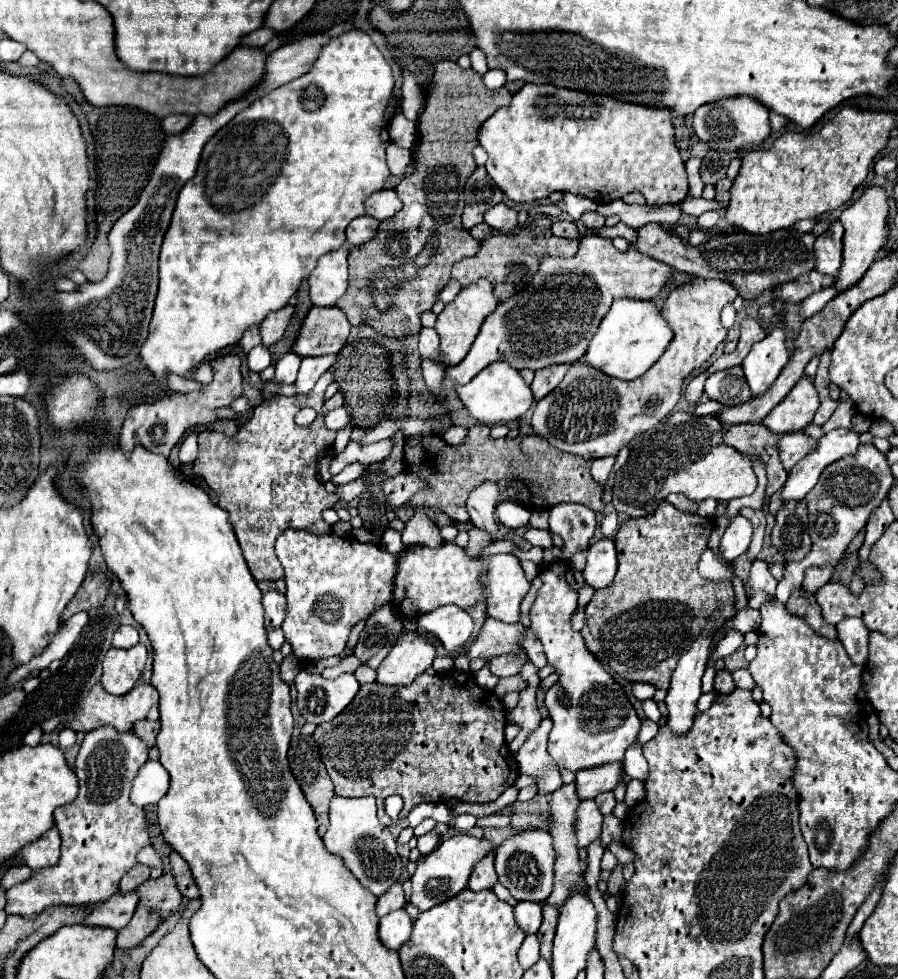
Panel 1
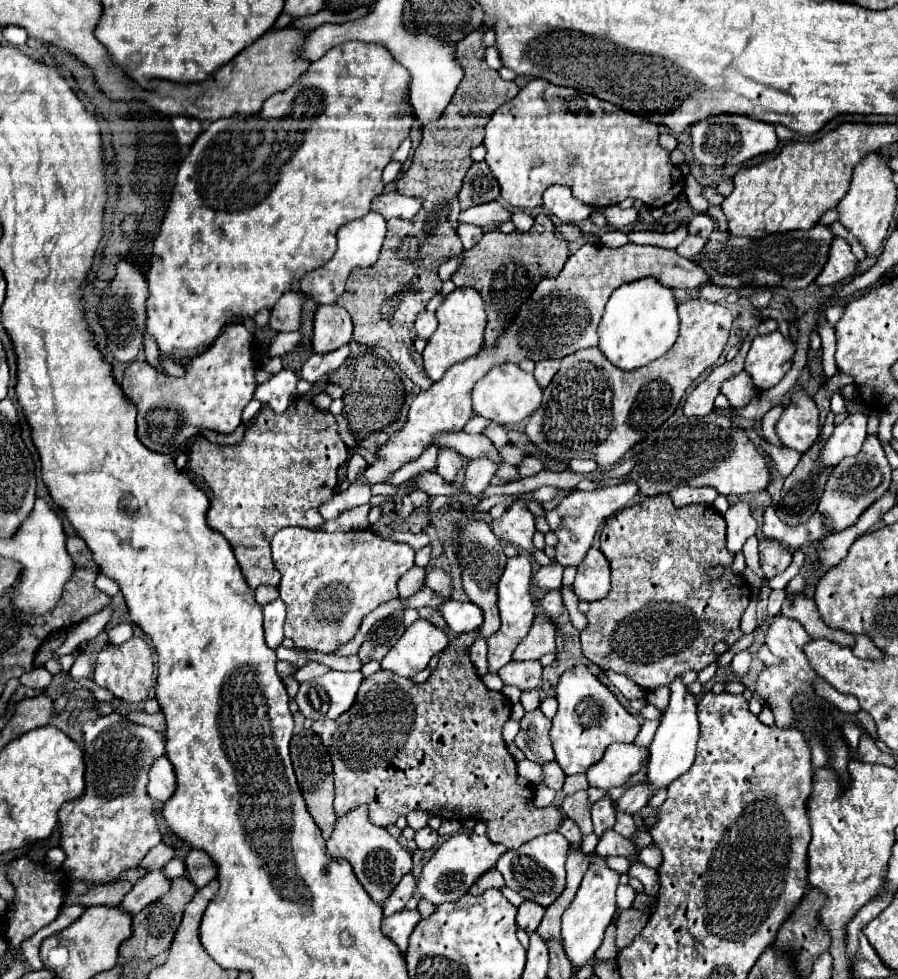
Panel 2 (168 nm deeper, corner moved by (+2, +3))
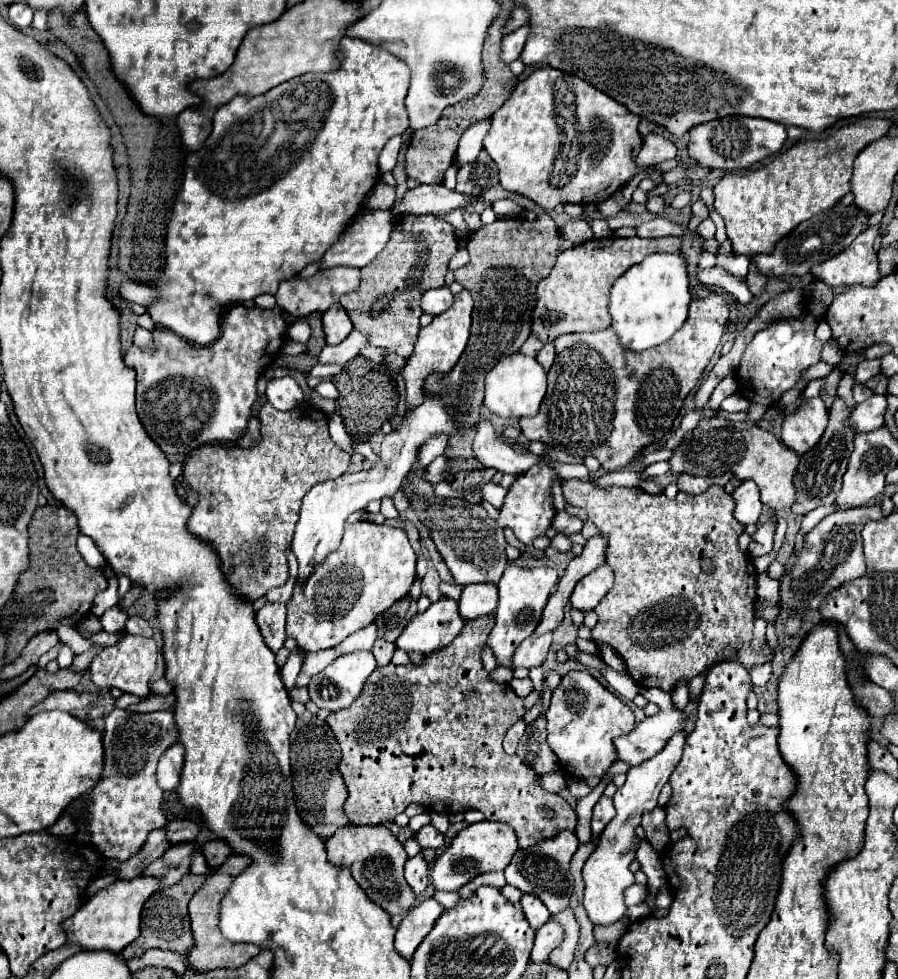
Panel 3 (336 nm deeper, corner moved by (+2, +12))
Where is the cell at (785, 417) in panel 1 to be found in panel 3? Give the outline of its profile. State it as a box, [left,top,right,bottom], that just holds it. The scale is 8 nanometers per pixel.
[781,398,827,454]

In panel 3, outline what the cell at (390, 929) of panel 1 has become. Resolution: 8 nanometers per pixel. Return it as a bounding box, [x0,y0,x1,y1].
[395,898,445,960]

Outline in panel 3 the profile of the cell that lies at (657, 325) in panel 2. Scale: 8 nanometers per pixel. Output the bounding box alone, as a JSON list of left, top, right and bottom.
[609,254,691,352]

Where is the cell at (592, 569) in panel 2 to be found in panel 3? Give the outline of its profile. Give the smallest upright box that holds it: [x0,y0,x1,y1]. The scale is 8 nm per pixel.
[569,562,613,612]

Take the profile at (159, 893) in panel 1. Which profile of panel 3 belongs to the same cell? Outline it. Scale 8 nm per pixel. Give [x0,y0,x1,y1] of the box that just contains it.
[121,874,205,958]

